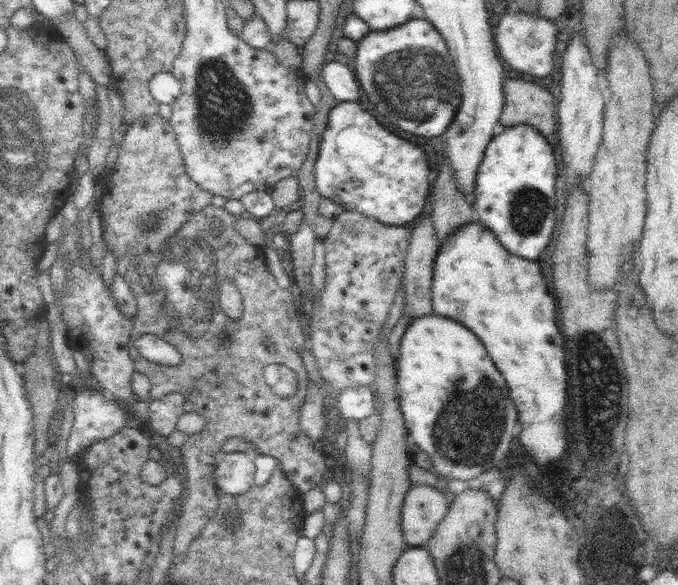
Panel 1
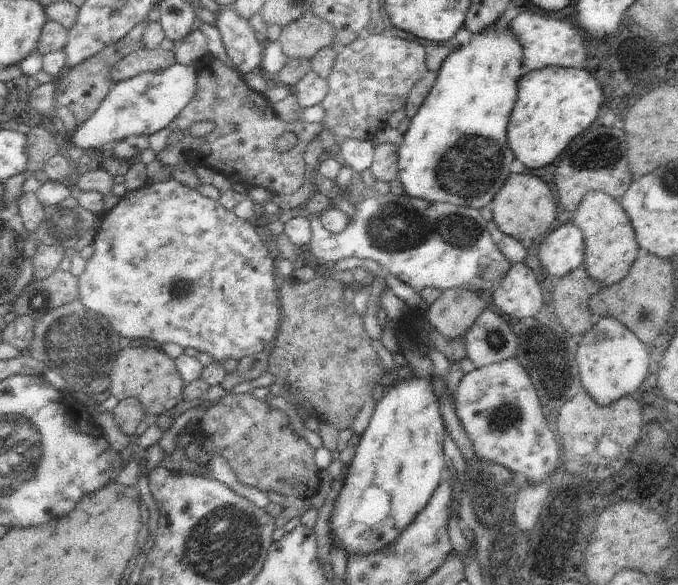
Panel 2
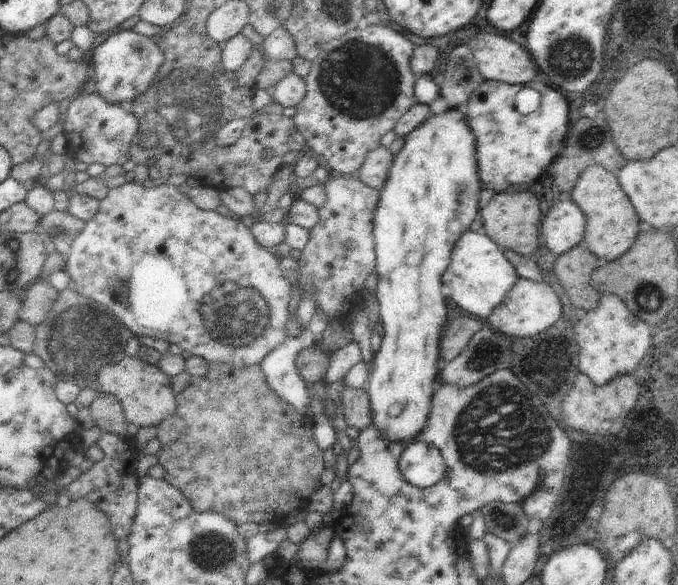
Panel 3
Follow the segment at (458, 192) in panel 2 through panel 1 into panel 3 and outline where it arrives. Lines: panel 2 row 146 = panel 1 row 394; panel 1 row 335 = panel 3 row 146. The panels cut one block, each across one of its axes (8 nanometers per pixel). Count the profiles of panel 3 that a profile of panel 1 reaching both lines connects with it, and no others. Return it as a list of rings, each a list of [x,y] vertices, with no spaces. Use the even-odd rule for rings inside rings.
[[[463,107],[450,108],[442,114],[430,116],[426,118],[426,122],[422,122],[414,132],[410,132],[406,136],[405,143],[402,149],[394,158],[388,172],[388,178],[380,191],[379,201],[375,210],[374,217],[374,242],[376,244],[376,274],[378,274],[378,282],[375,290],[376,298],[378,298],[378,306],[380,306],[380,320],[384,327],[384,336],[381,337],[380,348],[374,353],[374,368],[369,373],[369,379],[366,386],[366,391],[370,395],[370,410],[372,411],[373,425],[380,430],[380,436],[390,440],[390,442],[400,442],[402,446],[407,447],[418,438],[418,434],[422,434],[422,430],[426,428],[426,420],[430,416],[432,410],[432,397],[434,396],[433,384],[439,380],[438,372],[438,358],[440,346],[440,332],[442,326],[446,322],[446,302],[444,296],[440,292],[440,276],[446,272],[446,268],[450,264],[450,256],[454,248],[454,244],[458,242],[458,238],[468,231],[472,222],[481,211],[480,206],[480,192],[482,191],[482,184],[478,176],[478,156],[476,156],[476,138],[466,122],[466,112]]]

